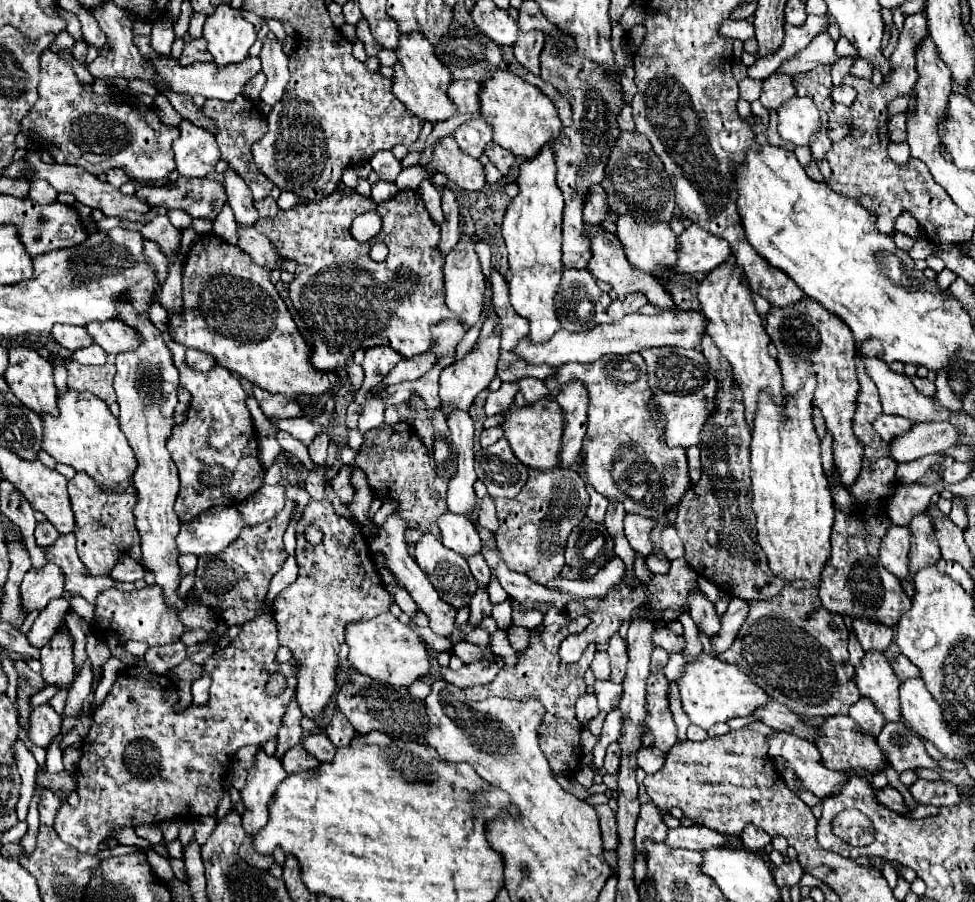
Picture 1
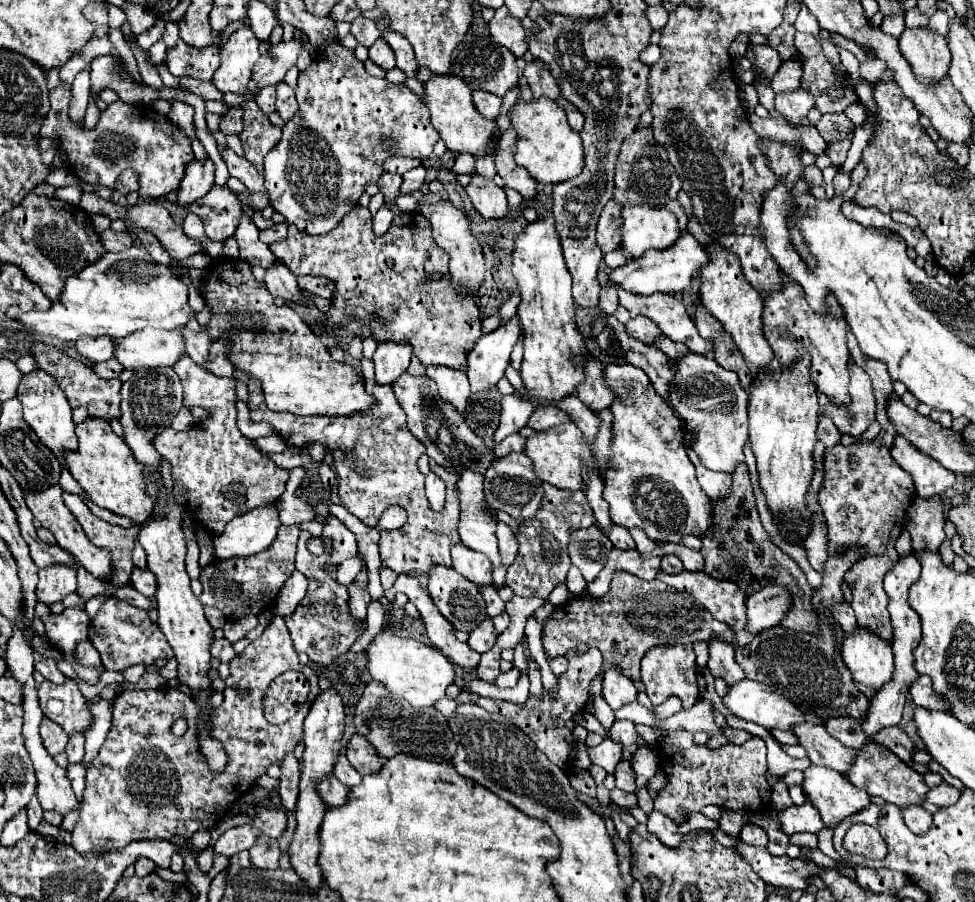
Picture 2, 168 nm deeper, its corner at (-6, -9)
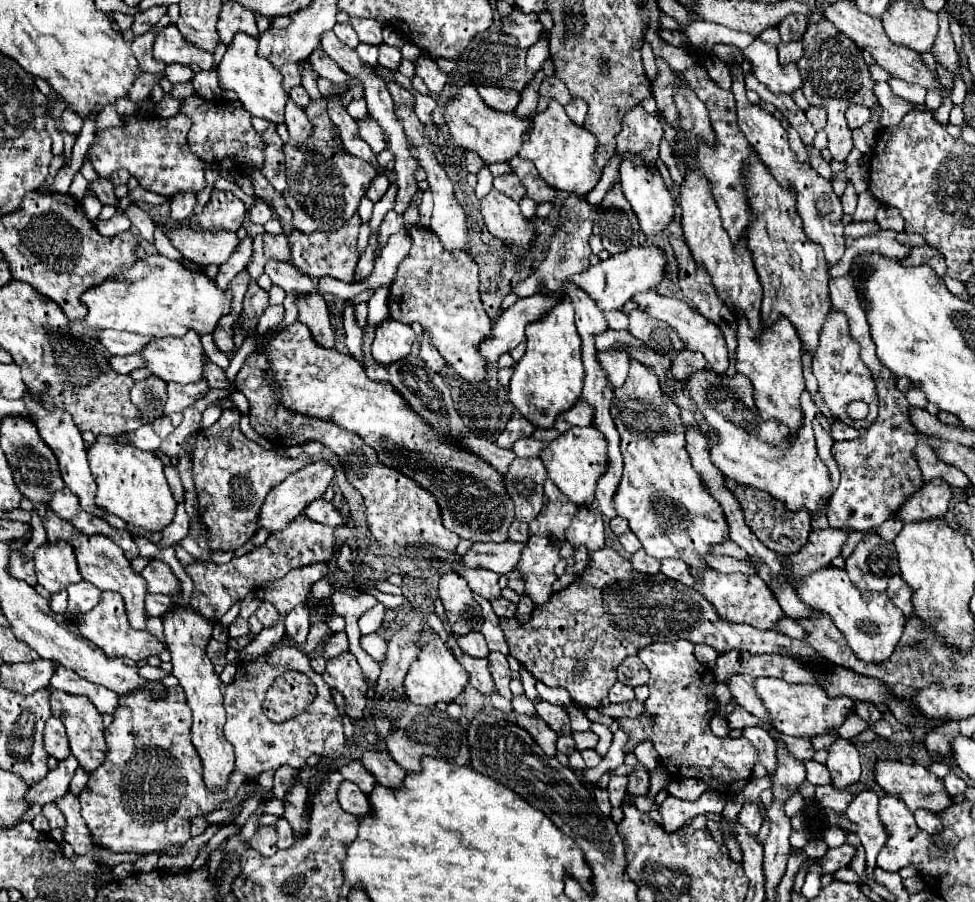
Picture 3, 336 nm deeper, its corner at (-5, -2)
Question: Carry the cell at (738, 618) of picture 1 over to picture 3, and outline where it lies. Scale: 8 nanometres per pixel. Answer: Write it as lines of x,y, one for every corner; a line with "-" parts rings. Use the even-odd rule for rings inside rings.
828,527
812,531
808,543
798,553
788,555
788,567
794,575
800,577
826,567
834,557
842,553
842,543
846,543
846,535
850,535
850,529
838,531

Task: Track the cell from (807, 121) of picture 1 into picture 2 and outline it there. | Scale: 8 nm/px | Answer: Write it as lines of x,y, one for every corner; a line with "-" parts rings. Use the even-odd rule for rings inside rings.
797,90
797,92
775,96
775,110
781,112
781,116
793,128
801,126
803,118
807,118
811,108
815,108
815,96
811,96
805,90

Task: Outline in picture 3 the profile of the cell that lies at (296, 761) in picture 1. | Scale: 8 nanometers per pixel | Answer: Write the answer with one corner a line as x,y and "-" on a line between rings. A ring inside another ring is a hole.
344,781
344,783
340,785
338,801
340,801
340,805
342,805
348,813
356,815
358,819
360,819
362,815
370,815
370,801
368,801
368,797
366,797
362,791
358,791
358,785
354,785
354,783
350,783
350,781

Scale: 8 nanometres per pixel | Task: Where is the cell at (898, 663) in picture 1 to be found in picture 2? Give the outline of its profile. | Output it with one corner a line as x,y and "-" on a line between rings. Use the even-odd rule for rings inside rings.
919,676
911,688
909,688
909,694
913,698
913,702
917,706
923,706
927,710
949,710
949,702
941,696
937,696
933,690
931,690
931,678
927,676

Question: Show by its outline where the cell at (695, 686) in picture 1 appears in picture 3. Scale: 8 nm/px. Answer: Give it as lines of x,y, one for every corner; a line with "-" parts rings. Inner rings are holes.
774,677
756,679
756,693
766,705
770,717
774,719
776,729
784,735
794,735
794,737
816,737
832,729
838,729
854,707
852,699
846,697
830,699
818,685
790,685

